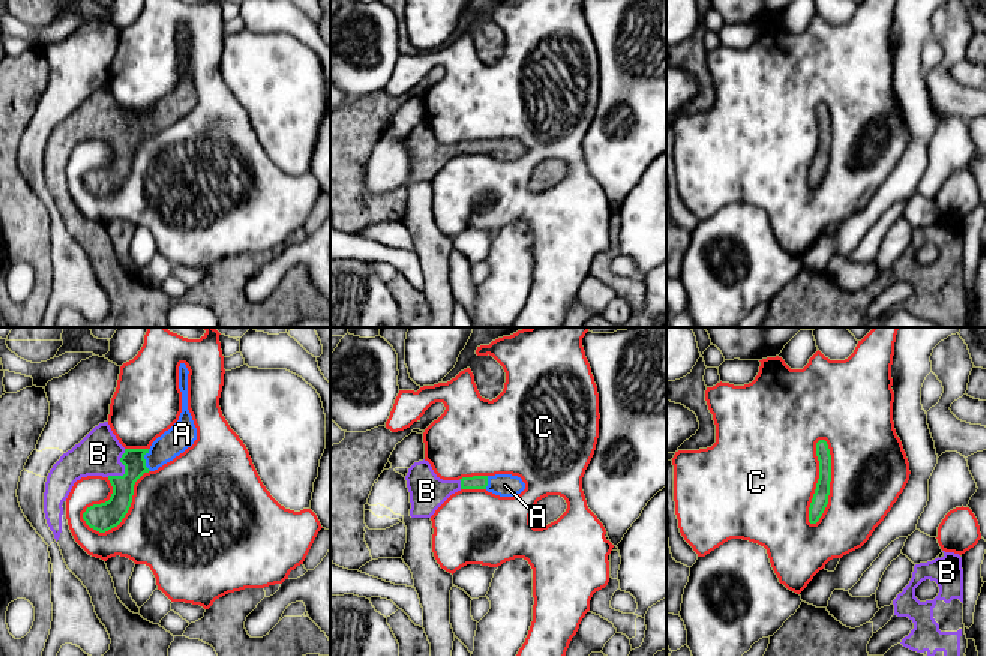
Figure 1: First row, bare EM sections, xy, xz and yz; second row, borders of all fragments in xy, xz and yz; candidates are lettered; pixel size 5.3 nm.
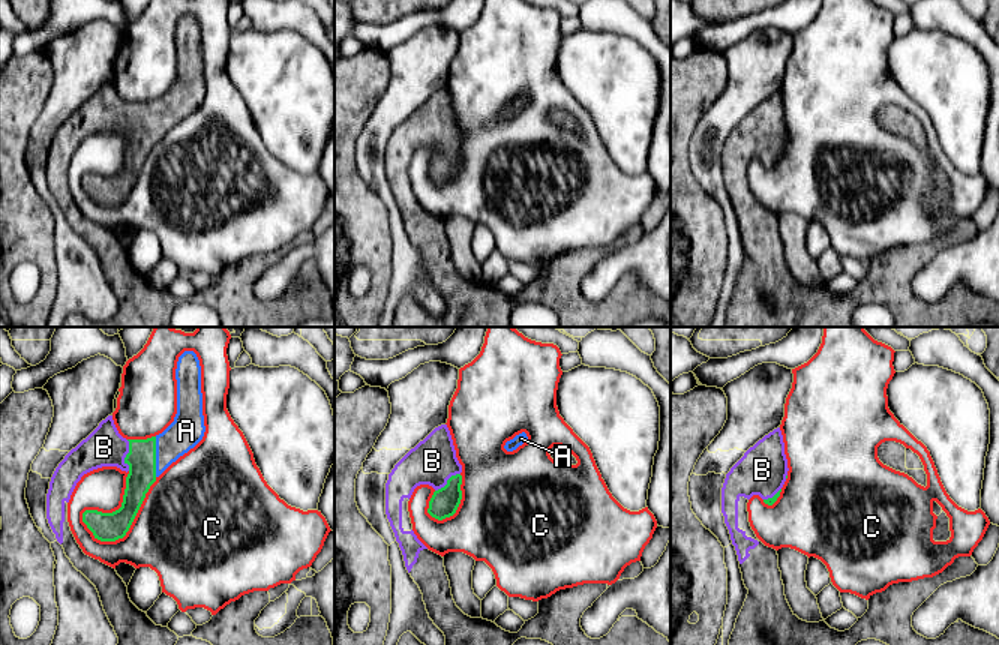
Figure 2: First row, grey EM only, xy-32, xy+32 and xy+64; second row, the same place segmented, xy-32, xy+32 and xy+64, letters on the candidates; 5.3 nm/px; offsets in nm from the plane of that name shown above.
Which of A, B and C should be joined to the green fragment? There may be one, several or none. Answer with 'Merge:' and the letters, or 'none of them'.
Merge: A, B

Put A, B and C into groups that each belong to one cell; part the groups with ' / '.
A B / C

